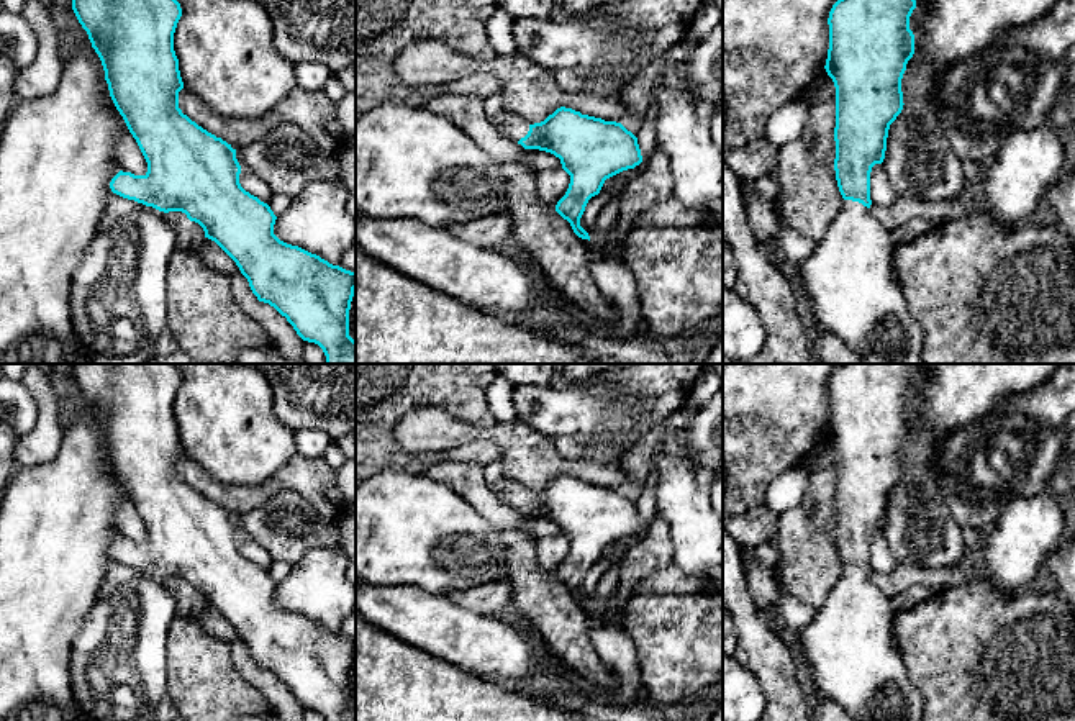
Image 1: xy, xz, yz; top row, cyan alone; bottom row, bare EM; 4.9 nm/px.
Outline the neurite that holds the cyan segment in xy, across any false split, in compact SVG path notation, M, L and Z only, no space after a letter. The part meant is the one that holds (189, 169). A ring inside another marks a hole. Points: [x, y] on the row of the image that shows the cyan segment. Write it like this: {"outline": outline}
{"outline": "M72 0L72 10L102 61L110 97L147 162L144 175L120 170L110 182L113 193L144 206L98 231L72 275L72 326L90 364L147 364L156 356L156 342L167 328L167 269L177 249L175 231L167 221L169 211L182 211L190 221L198 223L205 238L215 241L236 262L257 300L285 316L303 341L323 349L324 364L356 364L356 341L349 336L356 272L280 241L274 234L277 216L270 206L239 184L241 166L236 149L198 126L179 108L184 82L174 51L174 33L182 16L180 3L177 0Z"}

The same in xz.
{"outline": "M560 107L534 125L506 110L490 121L503 138L524 149L546 151L560 159L570 184L556 211L582 239L590 241L580 226L588 200L600 193L606 179L642 162L637 138L621 123L582 115L572 108Z"}

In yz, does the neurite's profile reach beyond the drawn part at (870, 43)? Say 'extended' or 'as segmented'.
extended

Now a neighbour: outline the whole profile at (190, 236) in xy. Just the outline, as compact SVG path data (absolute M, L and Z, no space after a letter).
M169 211L167 221L175 231L177 247L190 252L197 252L205 243L203 228L190 221L182 211Z

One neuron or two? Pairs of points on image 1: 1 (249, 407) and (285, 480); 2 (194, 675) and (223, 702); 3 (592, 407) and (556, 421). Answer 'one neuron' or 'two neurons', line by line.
1: two neurons
2: one neuron
3: one neuron

